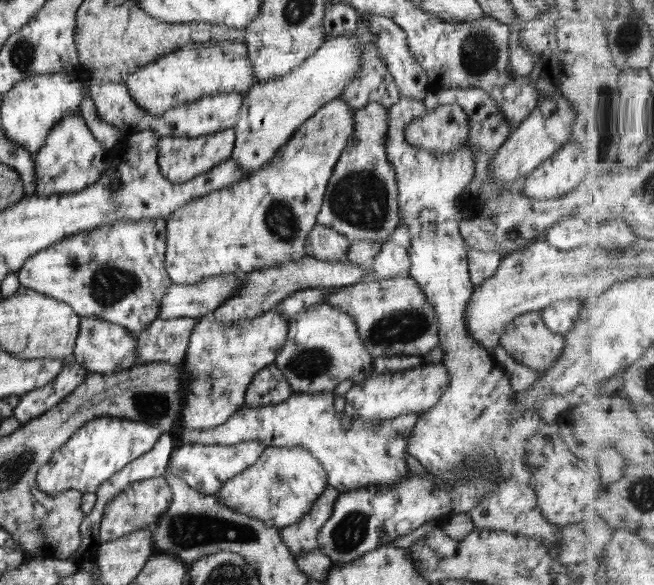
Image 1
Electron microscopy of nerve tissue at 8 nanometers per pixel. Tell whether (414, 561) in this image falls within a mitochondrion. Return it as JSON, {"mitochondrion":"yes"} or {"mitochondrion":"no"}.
{"mitochondrion":"no"}

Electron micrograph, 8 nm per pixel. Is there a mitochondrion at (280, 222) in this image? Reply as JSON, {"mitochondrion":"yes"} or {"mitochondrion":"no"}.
{"mitochondrion":"yes"}

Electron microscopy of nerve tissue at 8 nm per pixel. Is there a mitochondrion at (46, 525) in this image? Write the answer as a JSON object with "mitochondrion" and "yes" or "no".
{"mitochondrion":"no"}

